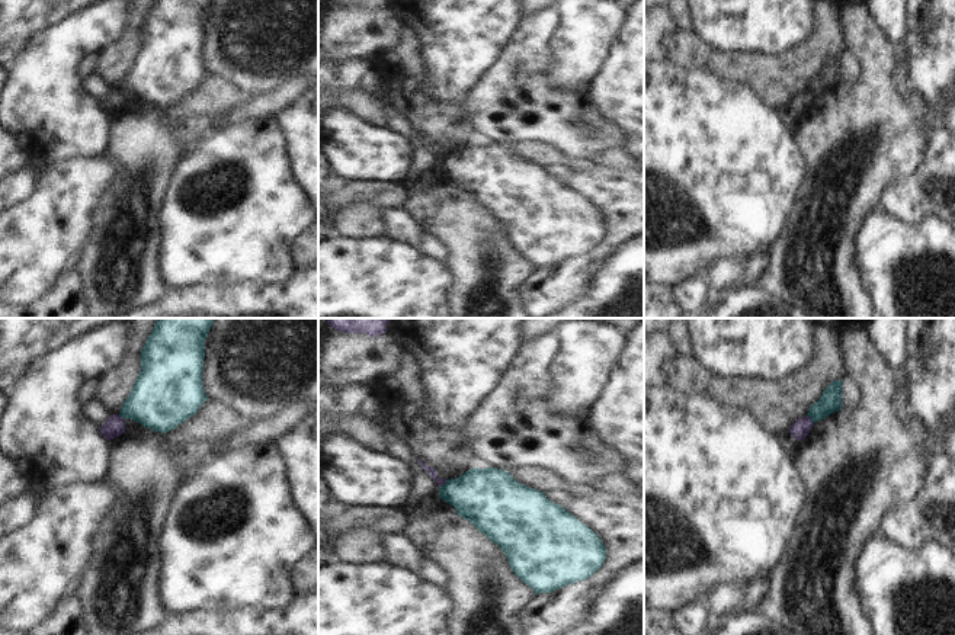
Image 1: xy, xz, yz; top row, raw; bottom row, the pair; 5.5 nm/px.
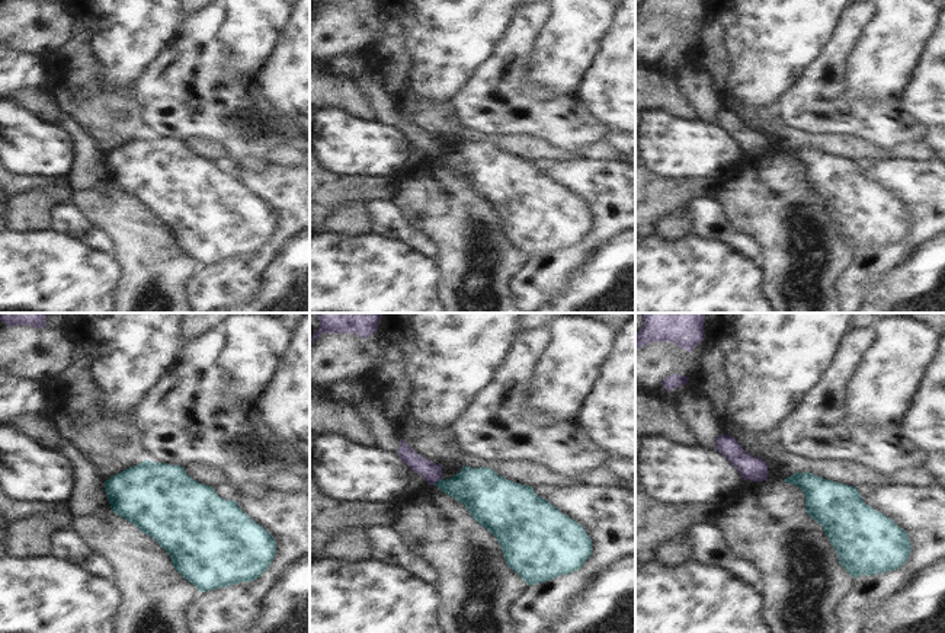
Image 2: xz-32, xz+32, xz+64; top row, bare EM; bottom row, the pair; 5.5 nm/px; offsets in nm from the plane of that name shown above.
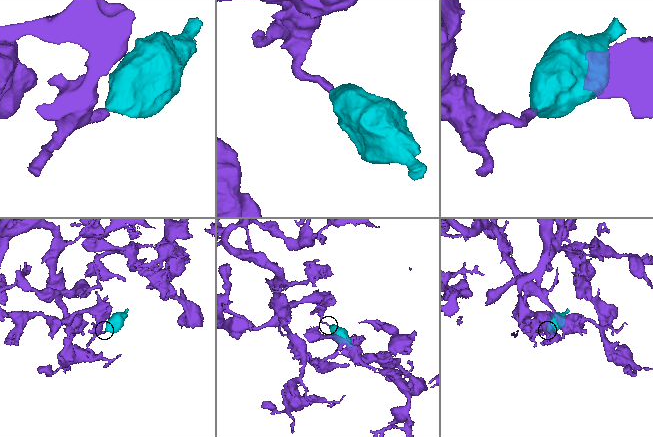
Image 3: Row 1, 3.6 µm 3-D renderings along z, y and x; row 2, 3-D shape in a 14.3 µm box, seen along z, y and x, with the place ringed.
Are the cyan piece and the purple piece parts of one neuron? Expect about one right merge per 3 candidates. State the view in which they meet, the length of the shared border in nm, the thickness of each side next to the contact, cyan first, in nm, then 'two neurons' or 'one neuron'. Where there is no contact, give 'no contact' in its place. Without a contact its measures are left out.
contact in xz; length 60 nm; calibres 320 and 50 nm; two neurons

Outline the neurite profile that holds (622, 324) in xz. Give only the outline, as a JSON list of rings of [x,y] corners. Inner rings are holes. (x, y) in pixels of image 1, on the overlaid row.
[[[565,318],[565,320],[595,320],[612,325],[625,334],[631,328],[638,325],[644,318]]]

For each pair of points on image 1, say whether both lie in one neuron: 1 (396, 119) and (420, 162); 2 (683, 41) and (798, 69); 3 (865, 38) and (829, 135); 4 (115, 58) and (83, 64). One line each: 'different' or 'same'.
1: same
2: same
3: same
4: different

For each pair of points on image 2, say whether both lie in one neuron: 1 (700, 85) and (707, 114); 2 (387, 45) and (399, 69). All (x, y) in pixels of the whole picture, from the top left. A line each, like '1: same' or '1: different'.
1: same
2: same

